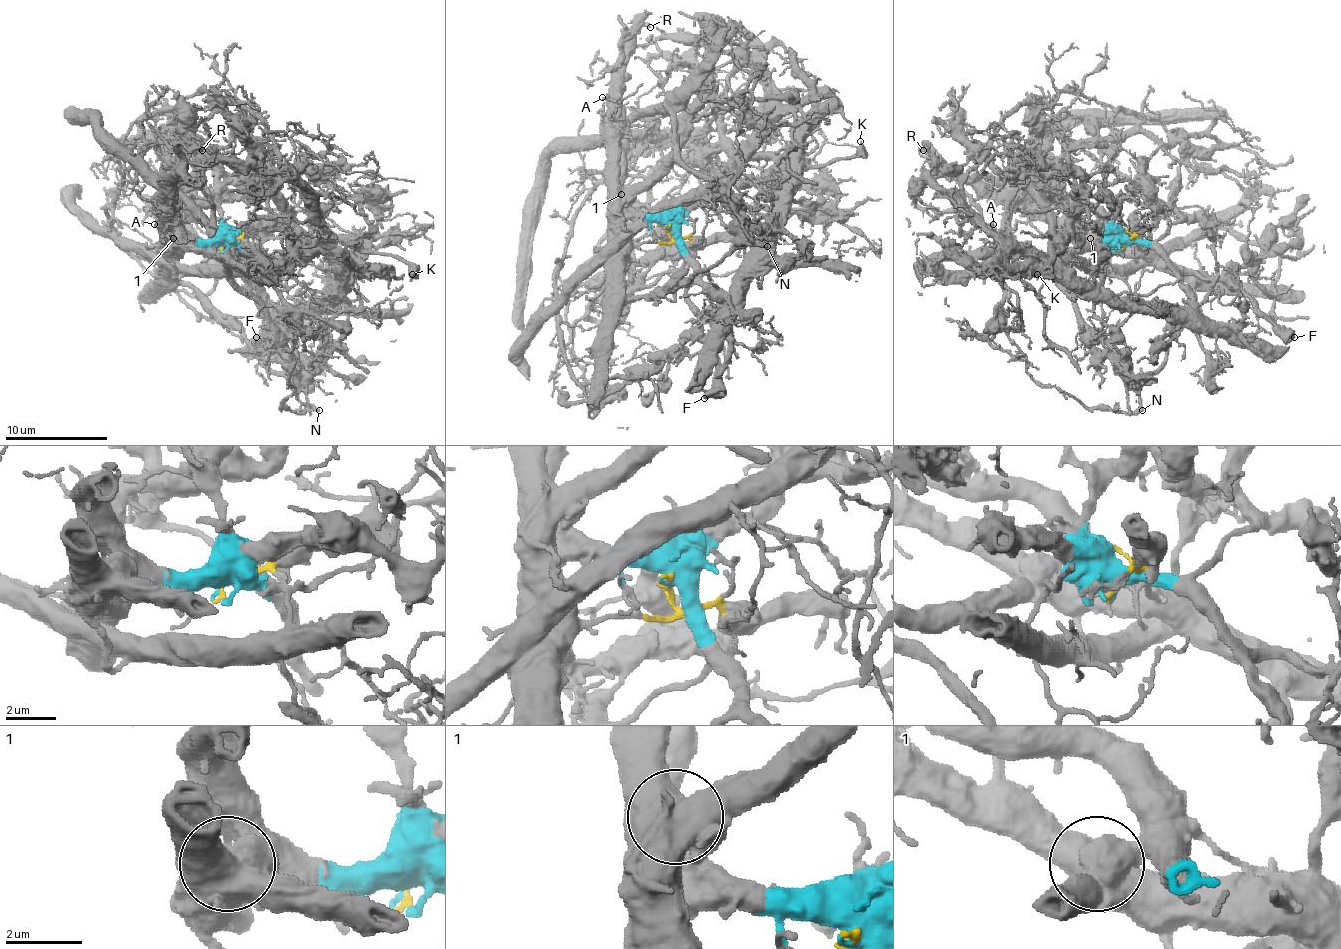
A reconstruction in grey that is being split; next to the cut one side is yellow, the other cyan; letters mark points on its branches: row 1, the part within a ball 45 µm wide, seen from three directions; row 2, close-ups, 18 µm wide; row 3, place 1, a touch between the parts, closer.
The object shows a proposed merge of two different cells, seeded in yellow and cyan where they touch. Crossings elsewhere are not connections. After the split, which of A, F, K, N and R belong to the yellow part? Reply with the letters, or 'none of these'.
A, N, R

